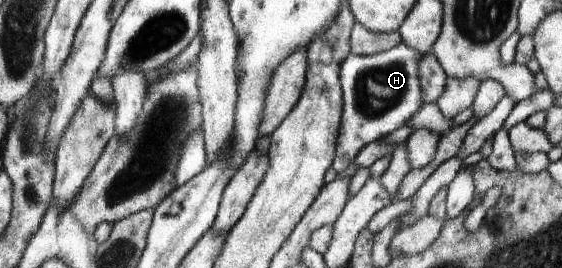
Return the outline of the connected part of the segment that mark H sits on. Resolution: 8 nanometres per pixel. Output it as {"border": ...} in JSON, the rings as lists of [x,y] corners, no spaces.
{"border":[[[403,42],[383,53],[370,56],[356,56],[350,53],[345,58],[339,71],[343,91],[343,113],[339,135],[335,139],[335,157],[332,163],[337,173],[343,173],[363,147],[402,128],[423,107],[423,91],[419,85],[421,59],[421,53],[417,53]]]}

